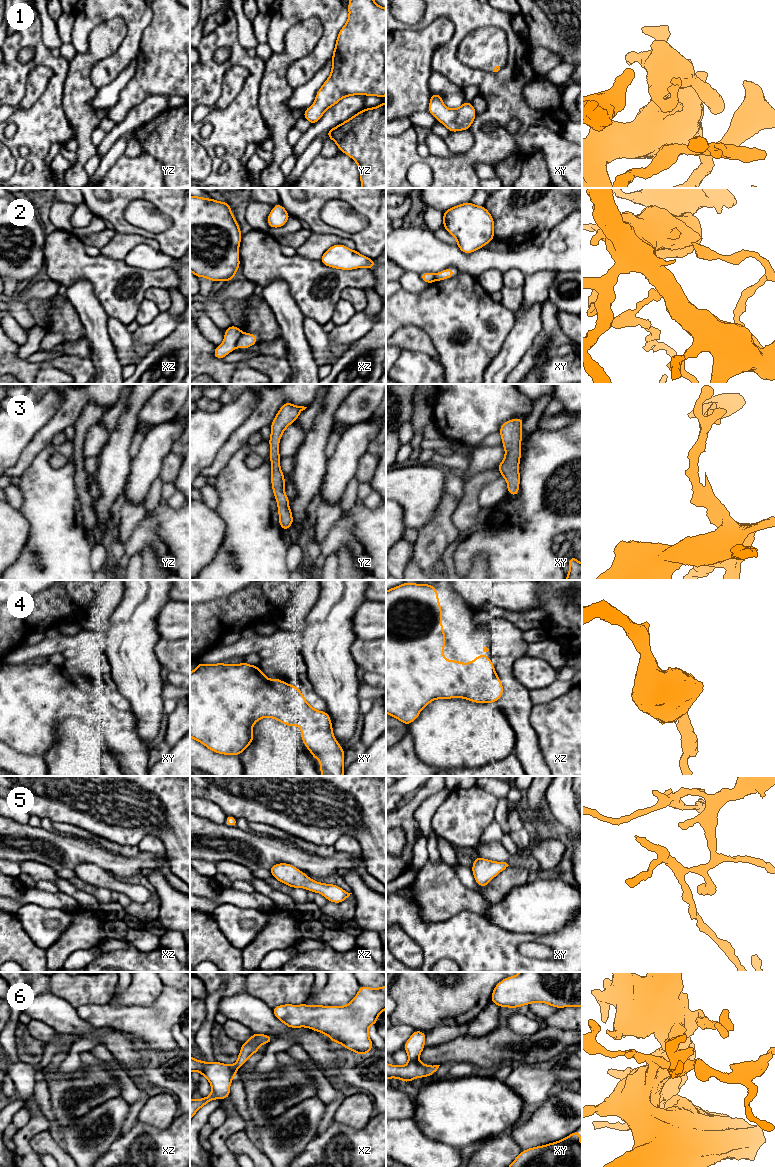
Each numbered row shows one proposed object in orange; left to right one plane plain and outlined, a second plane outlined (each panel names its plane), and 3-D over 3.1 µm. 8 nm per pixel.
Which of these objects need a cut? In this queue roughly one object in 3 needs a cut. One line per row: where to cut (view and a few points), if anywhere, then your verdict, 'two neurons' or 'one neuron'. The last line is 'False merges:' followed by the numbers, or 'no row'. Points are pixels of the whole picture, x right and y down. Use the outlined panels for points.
1: no cut | one neuron
2: xz (243, 333), (235, 346) | two neurons
3: no cut | one neuron
4: no cut | one neuron
5: no cut | one neuron
6: no cut | one neuron
False merges: 2

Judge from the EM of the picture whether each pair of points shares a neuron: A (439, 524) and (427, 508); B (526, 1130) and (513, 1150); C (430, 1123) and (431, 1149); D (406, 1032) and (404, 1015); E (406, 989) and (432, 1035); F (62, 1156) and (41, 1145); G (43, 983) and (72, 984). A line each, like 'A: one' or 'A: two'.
A: two
B: two
C: two
D: two
E: two
F: one
G: two

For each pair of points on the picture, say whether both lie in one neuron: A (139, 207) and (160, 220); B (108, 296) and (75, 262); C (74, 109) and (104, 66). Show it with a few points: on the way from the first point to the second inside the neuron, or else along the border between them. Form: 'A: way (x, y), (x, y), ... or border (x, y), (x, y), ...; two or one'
A: way (144, 212), (152, 220), (155, 220); one
B: way (104, 287), (84, 267); one
C: border (99, 61), (91, 71), (91, 81), (97, 89); two

